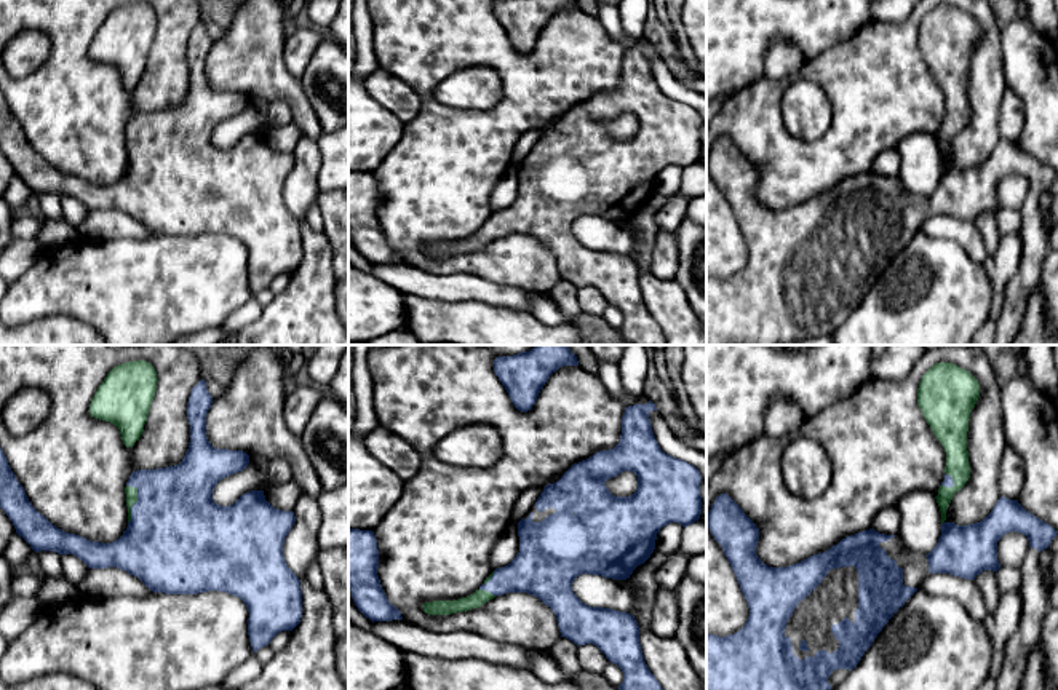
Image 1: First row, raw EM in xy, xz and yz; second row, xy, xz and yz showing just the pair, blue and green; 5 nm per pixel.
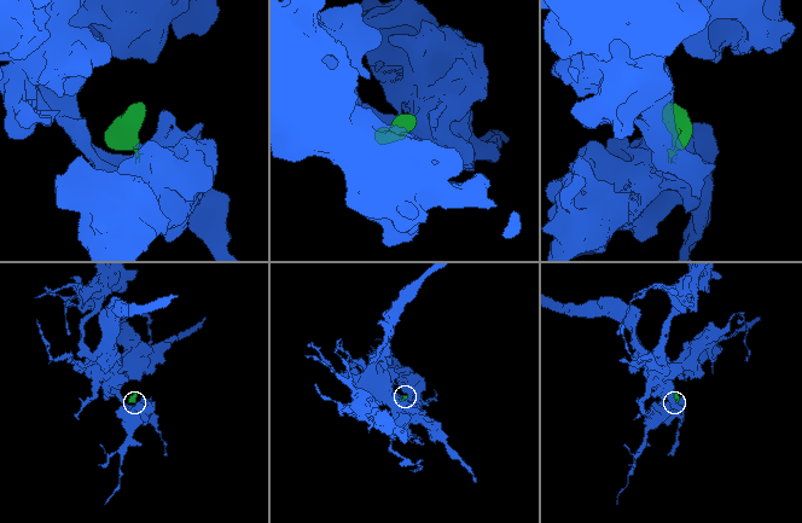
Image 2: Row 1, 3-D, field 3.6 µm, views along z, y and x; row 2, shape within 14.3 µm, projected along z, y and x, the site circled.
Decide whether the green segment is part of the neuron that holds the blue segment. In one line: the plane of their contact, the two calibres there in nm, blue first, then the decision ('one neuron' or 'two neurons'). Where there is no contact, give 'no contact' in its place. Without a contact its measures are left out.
meets blue in xy; 480 nm thick on the blue side, 60 nm on the other; one neuron

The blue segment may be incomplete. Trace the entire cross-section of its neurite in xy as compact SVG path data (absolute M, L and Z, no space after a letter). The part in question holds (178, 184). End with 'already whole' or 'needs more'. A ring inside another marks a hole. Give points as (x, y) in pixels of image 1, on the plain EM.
M201 21L190 35L187 45L187 61L190 67L190 85L185 99L179 107L133 113L126 129L128 169L123 177L112 185L86 182L75 176L67 176L53 168L29 144L24 129L18 125L8 102L0 89L0 150L13 165L16 176L22 179L35 195L54 193L58 196L74 196L89 211L117 209L137 219L150 233L165 236L198 236L221 233L240 240L249 254L248 278L253 295L270 286L281 273L292 273L302 260L300 222L288 209L283 198L284 180L296 165L292 153L273 150L264 133L243 136L233 147L221 149L213 142L216 126L249 105L249 97L243 93L216 91L206 80L206 56L213 46L213 38Z; needs more

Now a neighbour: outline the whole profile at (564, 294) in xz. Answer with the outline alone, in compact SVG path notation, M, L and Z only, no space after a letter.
M559 280L556 286L548 292L548 297L558 307L566 321L572 323L574 316L580 310L577 302L577 286L566 280Z

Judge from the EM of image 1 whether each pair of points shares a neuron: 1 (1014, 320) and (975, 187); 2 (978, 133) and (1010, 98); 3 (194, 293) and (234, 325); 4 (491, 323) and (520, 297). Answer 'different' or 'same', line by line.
1: same
2: different
3: different
4: different

